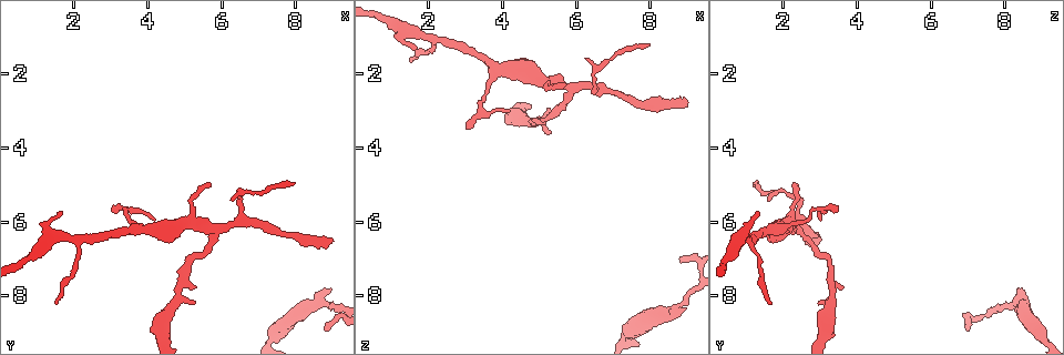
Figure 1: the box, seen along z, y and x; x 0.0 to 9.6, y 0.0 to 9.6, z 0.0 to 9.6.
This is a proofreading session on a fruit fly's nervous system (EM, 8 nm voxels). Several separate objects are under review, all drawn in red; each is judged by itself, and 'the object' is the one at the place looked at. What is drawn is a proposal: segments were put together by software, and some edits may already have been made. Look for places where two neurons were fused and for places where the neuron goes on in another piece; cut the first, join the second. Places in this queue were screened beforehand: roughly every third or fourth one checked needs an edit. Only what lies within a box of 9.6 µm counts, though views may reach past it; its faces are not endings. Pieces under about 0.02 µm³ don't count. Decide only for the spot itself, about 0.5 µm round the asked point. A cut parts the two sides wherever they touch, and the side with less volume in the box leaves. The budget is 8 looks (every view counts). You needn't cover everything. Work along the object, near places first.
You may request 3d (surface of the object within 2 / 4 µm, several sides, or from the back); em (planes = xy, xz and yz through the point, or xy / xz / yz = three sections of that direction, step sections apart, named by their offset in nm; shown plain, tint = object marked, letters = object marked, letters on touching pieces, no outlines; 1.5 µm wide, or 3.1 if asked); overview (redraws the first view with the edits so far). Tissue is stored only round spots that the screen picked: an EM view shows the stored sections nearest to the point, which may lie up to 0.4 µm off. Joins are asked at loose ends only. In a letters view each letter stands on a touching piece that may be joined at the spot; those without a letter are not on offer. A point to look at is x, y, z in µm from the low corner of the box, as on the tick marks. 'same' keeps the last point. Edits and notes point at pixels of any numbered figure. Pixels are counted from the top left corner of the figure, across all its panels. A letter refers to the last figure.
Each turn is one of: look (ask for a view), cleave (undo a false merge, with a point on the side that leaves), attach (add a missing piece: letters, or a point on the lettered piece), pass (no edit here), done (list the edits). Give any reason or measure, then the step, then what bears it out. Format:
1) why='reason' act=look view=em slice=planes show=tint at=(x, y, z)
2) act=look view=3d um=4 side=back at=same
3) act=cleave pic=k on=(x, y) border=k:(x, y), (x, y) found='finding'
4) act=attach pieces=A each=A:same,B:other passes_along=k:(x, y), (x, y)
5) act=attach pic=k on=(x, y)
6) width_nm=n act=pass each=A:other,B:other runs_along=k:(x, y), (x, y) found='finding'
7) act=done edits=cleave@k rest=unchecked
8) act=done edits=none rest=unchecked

why='thin end' act=look view=3d um=4 at=(8.85, 8.95, 6.95)

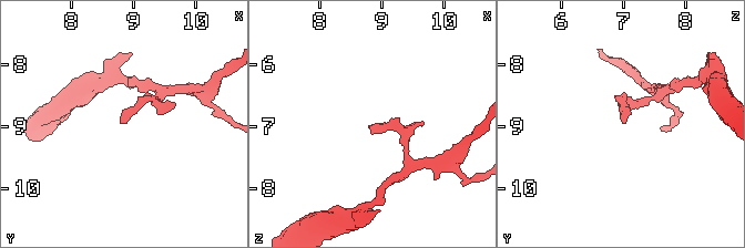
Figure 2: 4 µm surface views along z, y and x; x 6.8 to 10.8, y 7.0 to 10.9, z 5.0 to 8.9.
act=look view=em slice=planes show=plain at=(8.90, 8.95, 7.00)

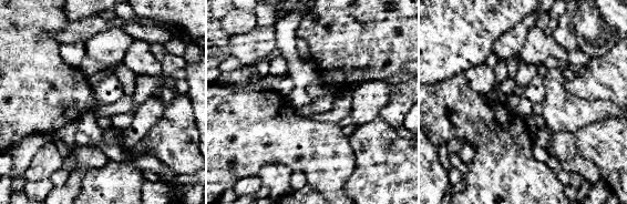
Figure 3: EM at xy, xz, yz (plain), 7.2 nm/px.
act=look view=em slice=planes show=letters at=same

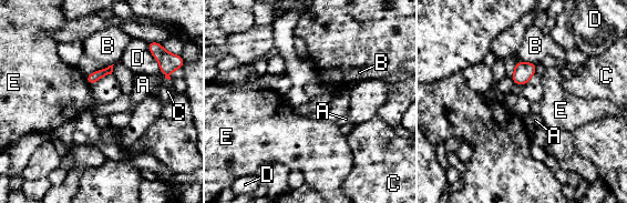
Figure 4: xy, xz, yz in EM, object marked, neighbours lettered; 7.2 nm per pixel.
act=pass each=A:other,B:other,C:other,D:other,E:other border=4:(84, 77), (90, 85) found='none of them fits'

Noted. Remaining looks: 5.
why='free end' act=look view=em slice=xy step=4 show=tint at=(8.95, 7.80, 8.25)

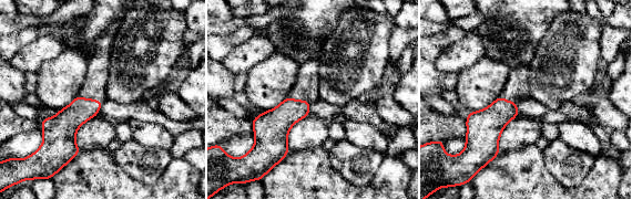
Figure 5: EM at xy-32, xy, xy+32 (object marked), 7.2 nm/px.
why='another direction' act=look view=em slice=planes show=tint at=same

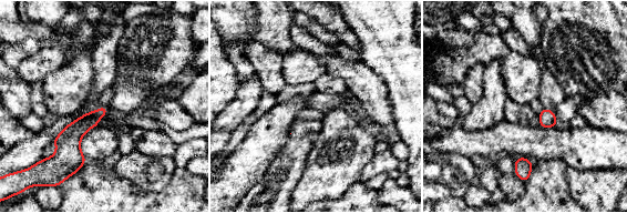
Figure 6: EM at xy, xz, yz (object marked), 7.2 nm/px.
act=look view=em slice=planes show=letters at=same

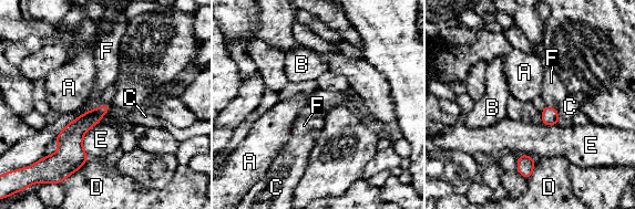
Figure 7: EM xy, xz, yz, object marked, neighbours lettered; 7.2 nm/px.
longest_contact=E:260nm act=attach pieces=F each=A:other,B:other,C:other,D:other,E:other,F:same passes_along=7:(550, 116), (551, 107), (553, 93) found='it goes on there'

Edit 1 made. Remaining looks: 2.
act=done edits=attach@7 rest=unchecked

